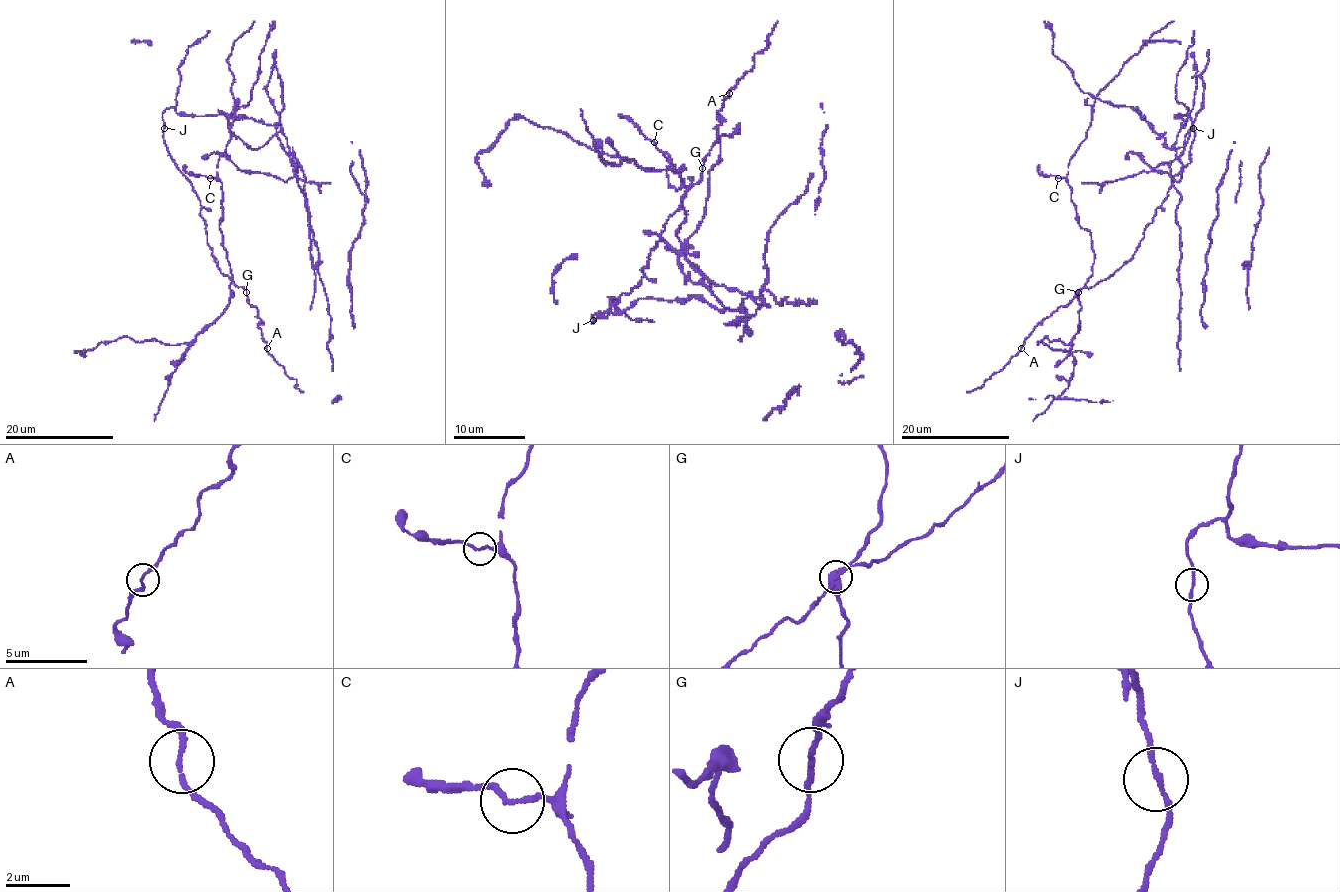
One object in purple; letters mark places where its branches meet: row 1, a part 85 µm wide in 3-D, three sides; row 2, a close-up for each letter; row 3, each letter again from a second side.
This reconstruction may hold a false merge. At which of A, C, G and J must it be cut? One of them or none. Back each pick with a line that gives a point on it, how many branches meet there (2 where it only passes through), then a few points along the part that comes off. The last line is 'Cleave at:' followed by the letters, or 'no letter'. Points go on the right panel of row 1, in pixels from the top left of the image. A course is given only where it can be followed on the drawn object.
Cleave at: no letter

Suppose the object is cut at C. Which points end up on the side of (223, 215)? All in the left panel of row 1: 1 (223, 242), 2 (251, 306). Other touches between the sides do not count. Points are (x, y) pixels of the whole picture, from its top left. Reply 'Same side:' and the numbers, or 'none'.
Same side: 1

